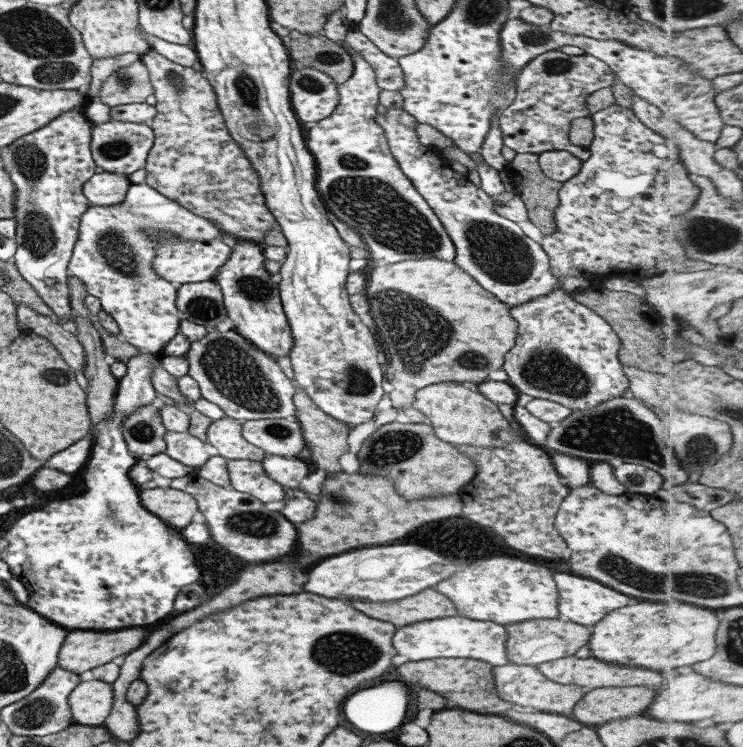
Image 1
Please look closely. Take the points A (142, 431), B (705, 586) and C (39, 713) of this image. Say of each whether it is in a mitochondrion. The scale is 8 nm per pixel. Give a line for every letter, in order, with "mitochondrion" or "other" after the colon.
A: mitochondrion
B: mitochondrion
C: mitochondrion

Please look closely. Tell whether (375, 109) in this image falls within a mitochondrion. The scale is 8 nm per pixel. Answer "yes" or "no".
no

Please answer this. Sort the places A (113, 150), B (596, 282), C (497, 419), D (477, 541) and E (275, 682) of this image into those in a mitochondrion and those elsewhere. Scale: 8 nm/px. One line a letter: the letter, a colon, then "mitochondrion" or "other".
A: mitochondrion
B: other
C: other
D: other
E: other

